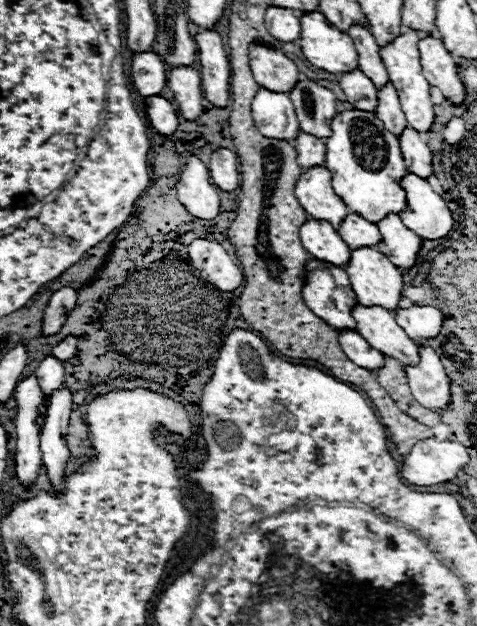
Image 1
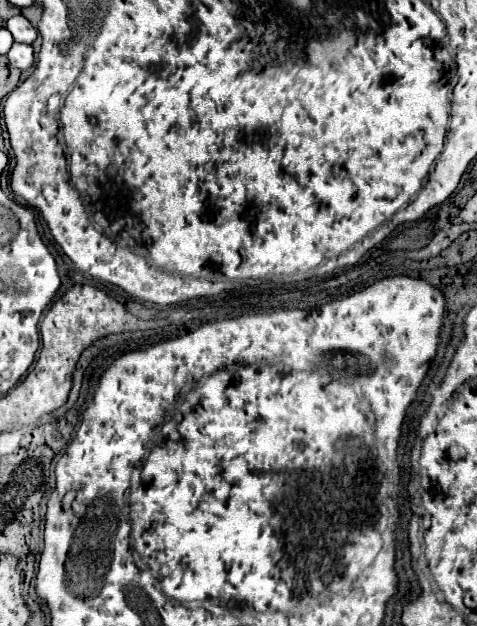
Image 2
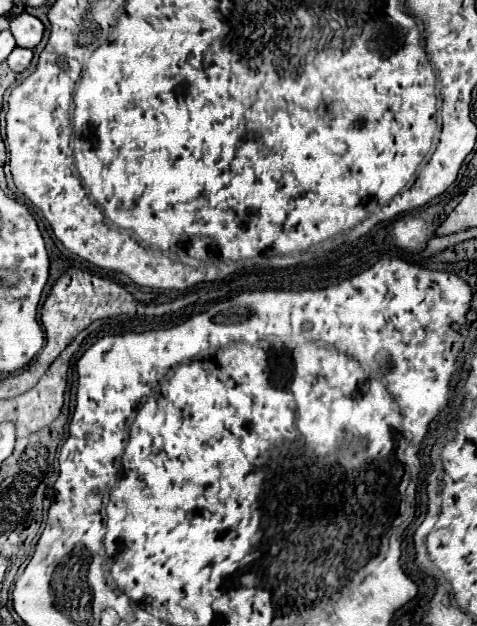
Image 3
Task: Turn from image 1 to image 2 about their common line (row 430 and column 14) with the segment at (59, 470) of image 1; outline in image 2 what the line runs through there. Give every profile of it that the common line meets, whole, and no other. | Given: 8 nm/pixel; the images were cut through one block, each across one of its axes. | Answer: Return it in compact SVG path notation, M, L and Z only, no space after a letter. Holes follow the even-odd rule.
M14 42L12 48L8 50L8 60L14 68L20 68L20 70L28 70L34 62L34 52L32 52L32 46L30 44L20 44L20 42Z

